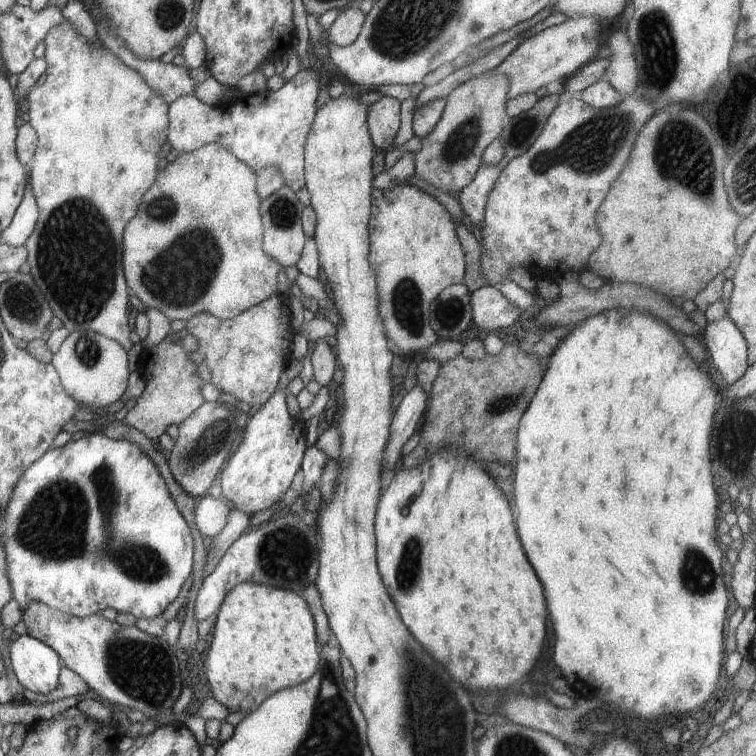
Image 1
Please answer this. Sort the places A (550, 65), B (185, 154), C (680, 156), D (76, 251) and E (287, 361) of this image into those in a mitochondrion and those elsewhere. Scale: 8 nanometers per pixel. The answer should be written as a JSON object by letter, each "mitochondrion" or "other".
{"A":"other","B":"other","C":"mitochondrion","D":"mitochondrion","E":"other"}

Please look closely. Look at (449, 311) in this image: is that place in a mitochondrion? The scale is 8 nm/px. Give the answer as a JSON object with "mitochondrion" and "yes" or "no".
{"mitochondrion":"yes"}

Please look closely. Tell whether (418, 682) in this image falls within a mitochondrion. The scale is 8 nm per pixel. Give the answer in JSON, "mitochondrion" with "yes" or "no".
{"mitochondrion":"yes"}

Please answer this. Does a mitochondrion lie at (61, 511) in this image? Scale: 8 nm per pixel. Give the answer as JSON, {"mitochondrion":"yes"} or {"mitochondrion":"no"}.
{"mitochondrion":"yes"}

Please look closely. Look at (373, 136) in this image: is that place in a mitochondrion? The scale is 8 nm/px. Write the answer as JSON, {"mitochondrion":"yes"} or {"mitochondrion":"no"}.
{"mitochondrion":"no"}

